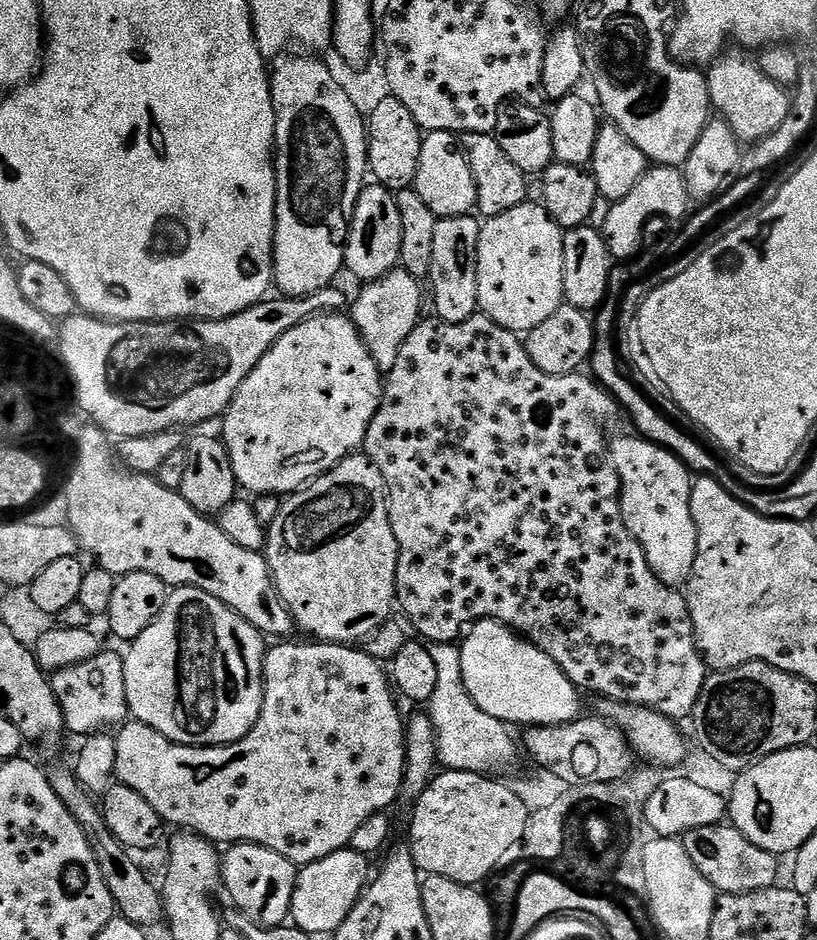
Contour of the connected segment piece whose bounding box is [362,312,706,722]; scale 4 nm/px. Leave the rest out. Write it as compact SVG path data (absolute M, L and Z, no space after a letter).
M481 312L467 319L466 322L456 324L446 323L439 318L431 319L423 319L417 324L406 342L403 343L402 350L398 354L398 362L394 362L394 370L387 372L386 379L382 384L380 405L370 422L370 426L366 430L366 438L364 439L362 449L363 455L372 460L374 466L378 466L378 470L384 479L384 489L388 491L390 526L394 530L394 538L398 542L396 602L399 611L404 611L408 615L409 622L421 632L419 635L433 645L448 644L451 640L456 639L456 641L459 641L465 635L466 629L478 620L496 620L499 624L508 625L509 628L515 630L534 646L538 646L538 650L550 654L550 658L554 658L554 662L558 662L558 666L564 671L566 678L570 678L570 682L577 690L583 690L585 693L587 693L586 691L597 692L600 698L604 700L615 700L618 704L637 704L639 708L652 708L654 711L660 712L675 722L680 722L685 718L691 717L694 706L702 694L702 686L706 679L706 665L704 657L700 655L700 651L696 645L696 635L694 634L694 626L690 618L687 595L679 587L671 584L663 584L656 577L654 570L650 570L650 562L646 562L646 554L642 550L642 546L636 541L634 534L630 534L630 530L626 530L626 522L622 518L622 510L620 509L620 479L610 459L610 436L604 433L604 423L615 412L618 412L618 405L615 399L593 377L592 381L590 377L584 376L585 374L581 374L580 372L571 372L565 376L555 376L554 374L545 374L544 371L538 370L538 366L534 366L534 362L530 362L530 354L526 350L524 340L517 333L498 326L498 322L494 322Z

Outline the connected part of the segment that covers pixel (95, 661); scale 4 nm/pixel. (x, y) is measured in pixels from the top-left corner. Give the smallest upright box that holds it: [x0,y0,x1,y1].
[50,650,129,738]

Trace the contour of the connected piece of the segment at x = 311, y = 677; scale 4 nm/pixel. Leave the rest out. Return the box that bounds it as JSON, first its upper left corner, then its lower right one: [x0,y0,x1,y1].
[115,642,406,866]

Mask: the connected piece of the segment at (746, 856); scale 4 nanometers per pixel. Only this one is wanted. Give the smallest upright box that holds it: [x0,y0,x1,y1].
[682,824,781,894]

